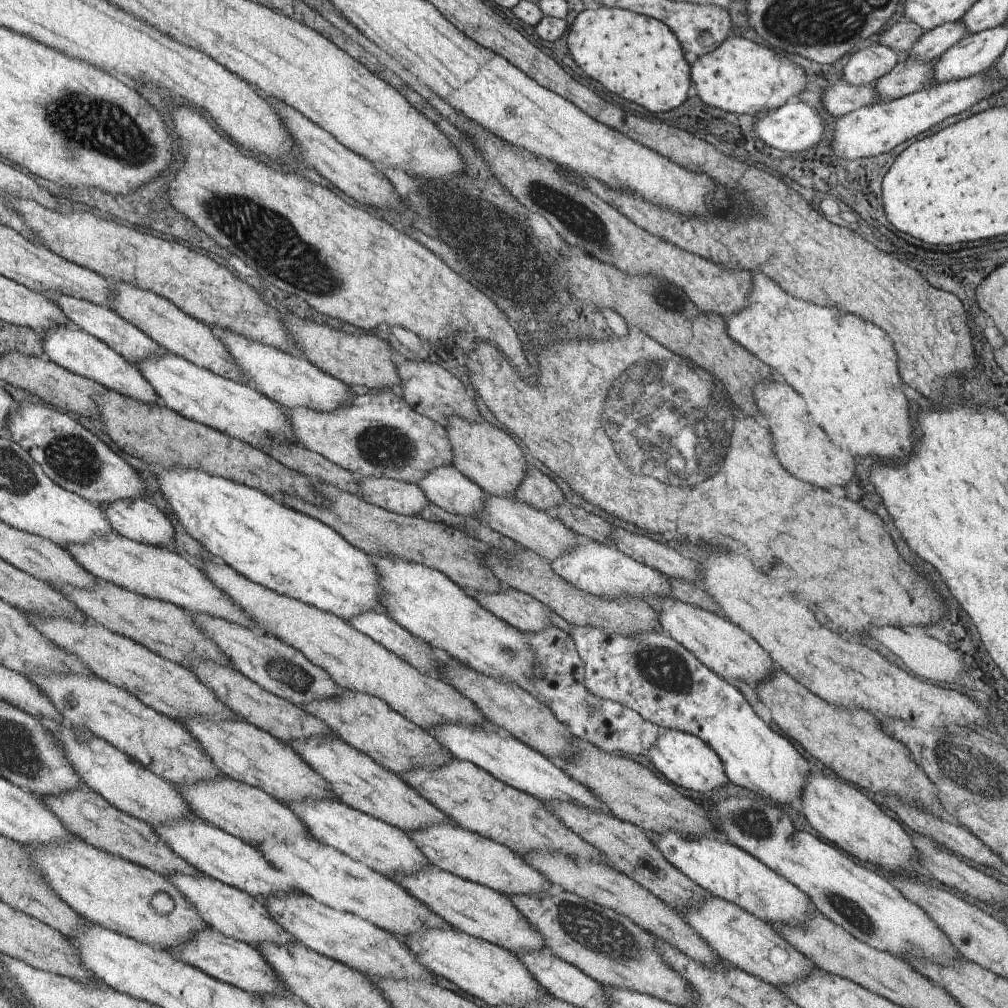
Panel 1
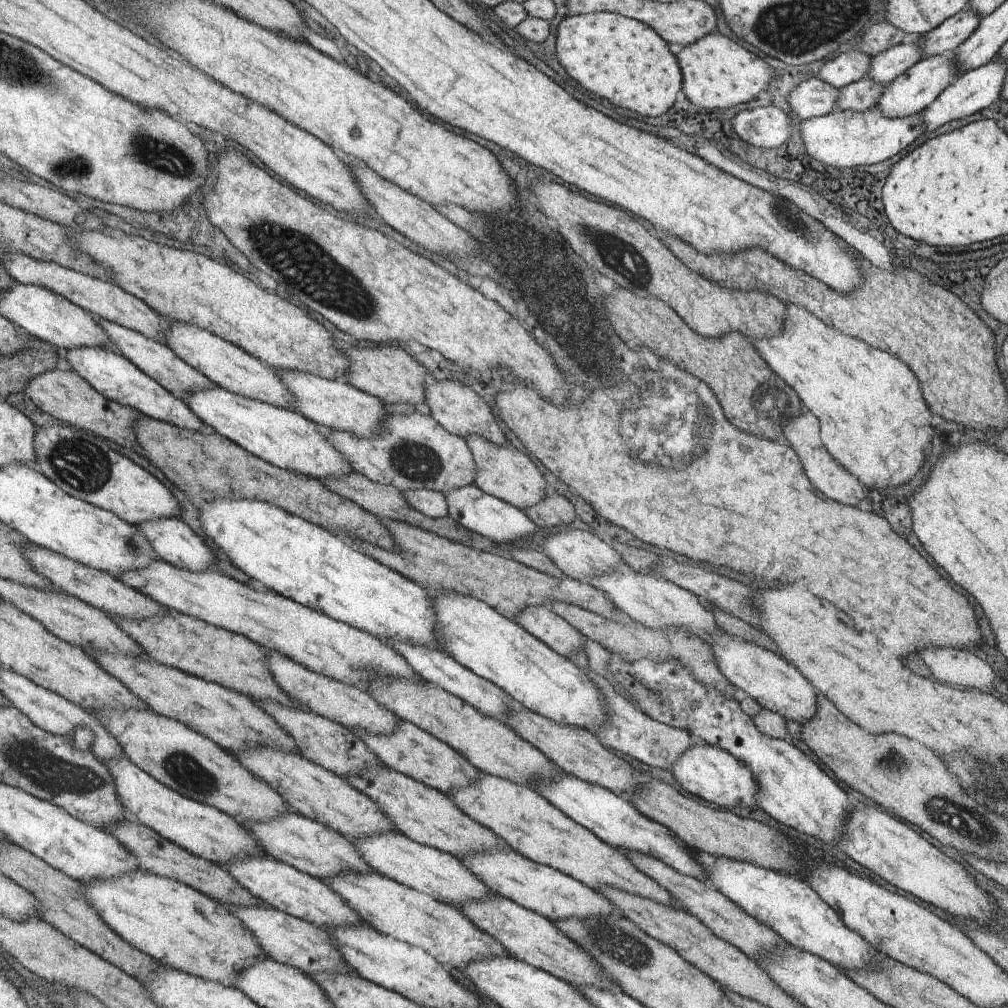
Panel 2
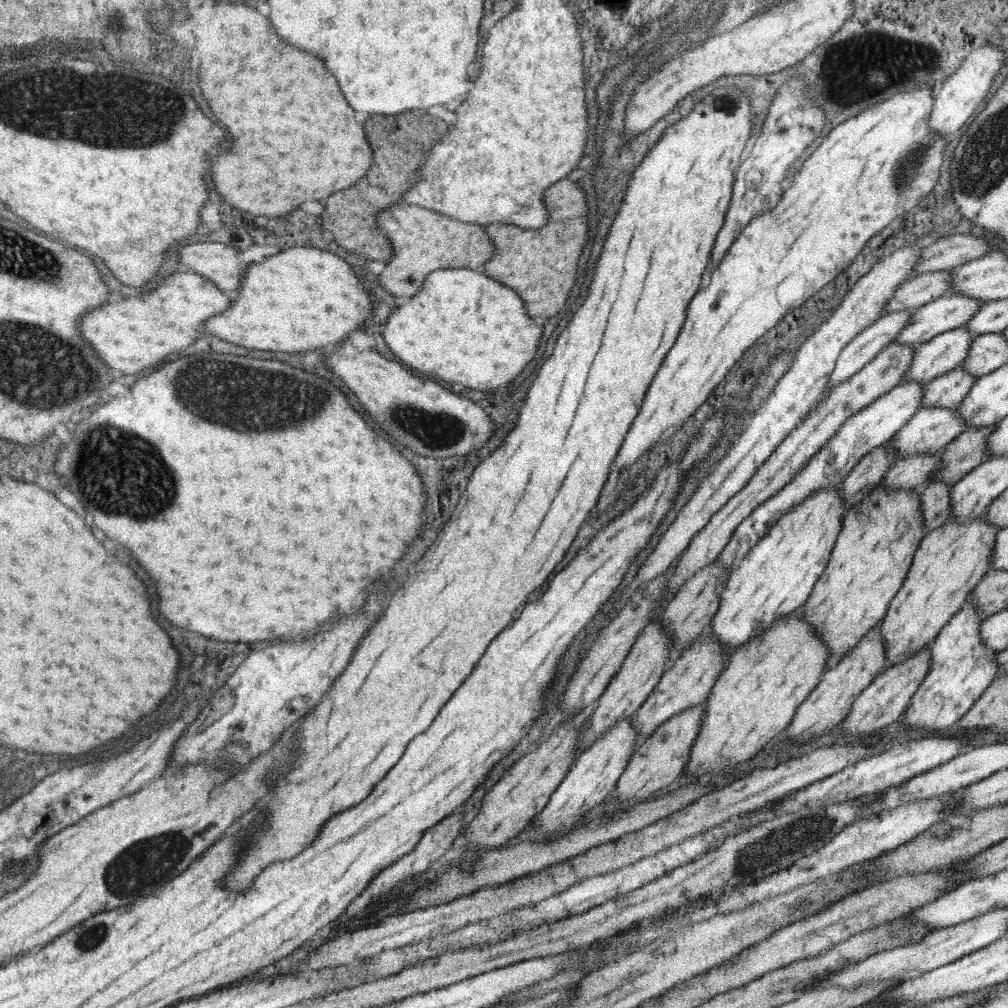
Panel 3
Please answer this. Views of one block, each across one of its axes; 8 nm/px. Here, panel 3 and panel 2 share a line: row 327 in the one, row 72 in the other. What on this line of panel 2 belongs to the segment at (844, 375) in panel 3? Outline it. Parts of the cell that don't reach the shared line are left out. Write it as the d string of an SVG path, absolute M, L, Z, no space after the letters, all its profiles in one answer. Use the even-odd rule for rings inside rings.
M908 37L901 44L871 56L865 78L882 85L889 84L893 78L908 70L909 66L913 66L920 58L921 50L917 48L917 42L913 37Z

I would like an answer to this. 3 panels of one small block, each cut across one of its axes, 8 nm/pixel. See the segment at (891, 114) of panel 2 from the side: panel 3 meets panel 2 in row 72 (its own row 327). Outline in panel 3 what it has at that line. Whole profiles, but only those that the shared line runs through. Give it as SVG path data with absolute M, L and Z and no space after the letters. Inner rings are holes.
M952 292L938 296L912 309L908 322L905 321L892 342L916 347L942 332L963 327L982 304L981 300Z

